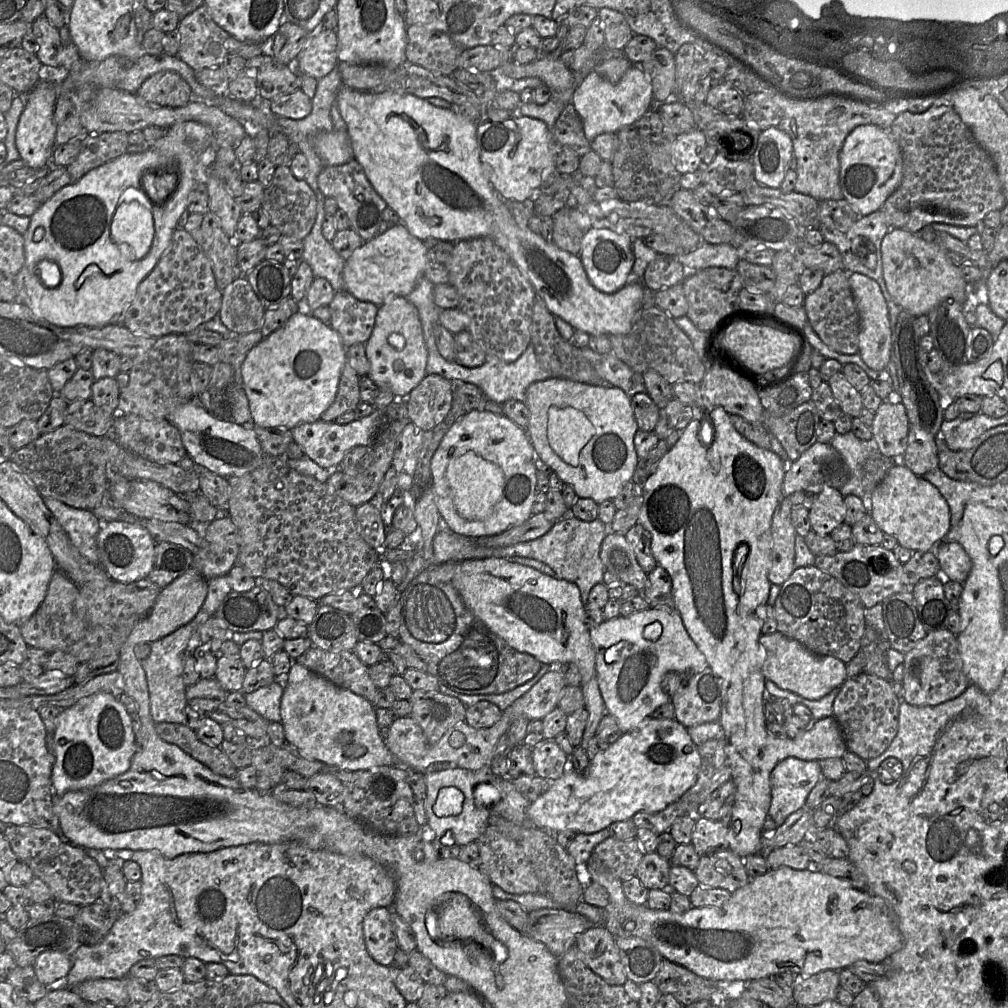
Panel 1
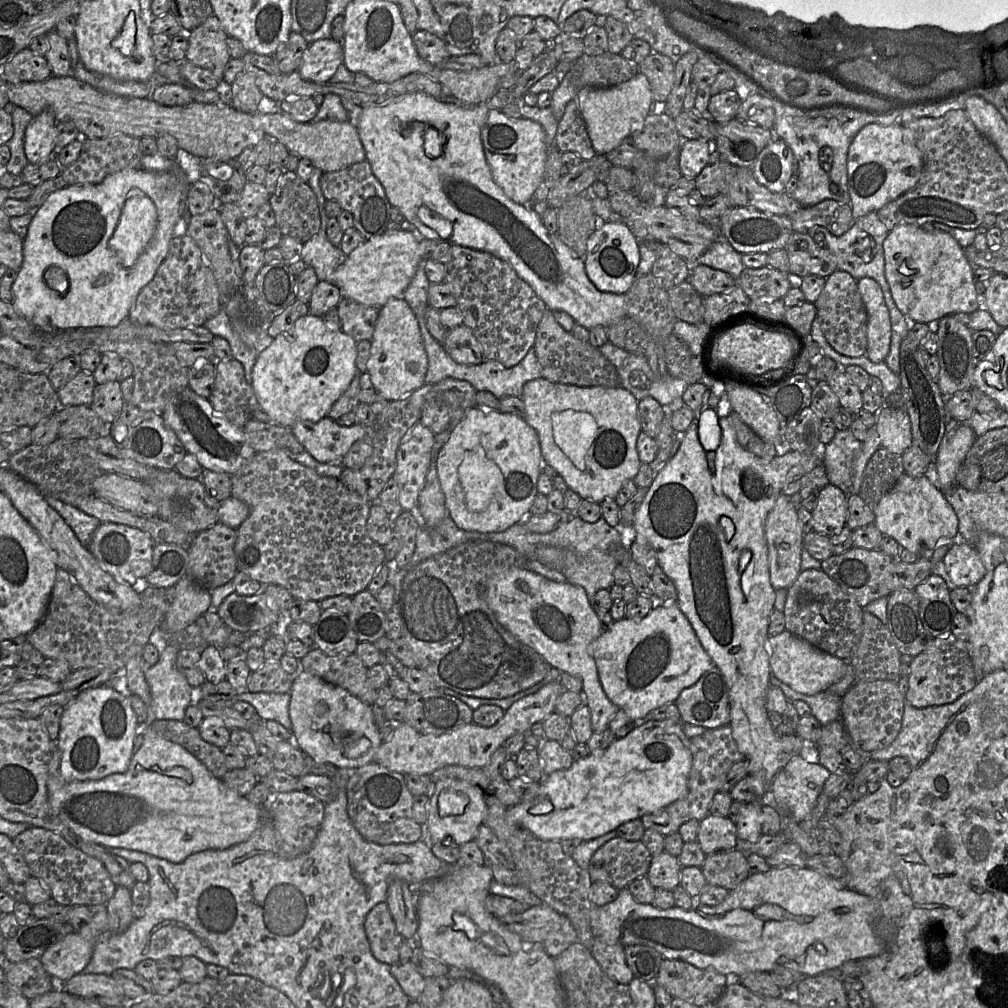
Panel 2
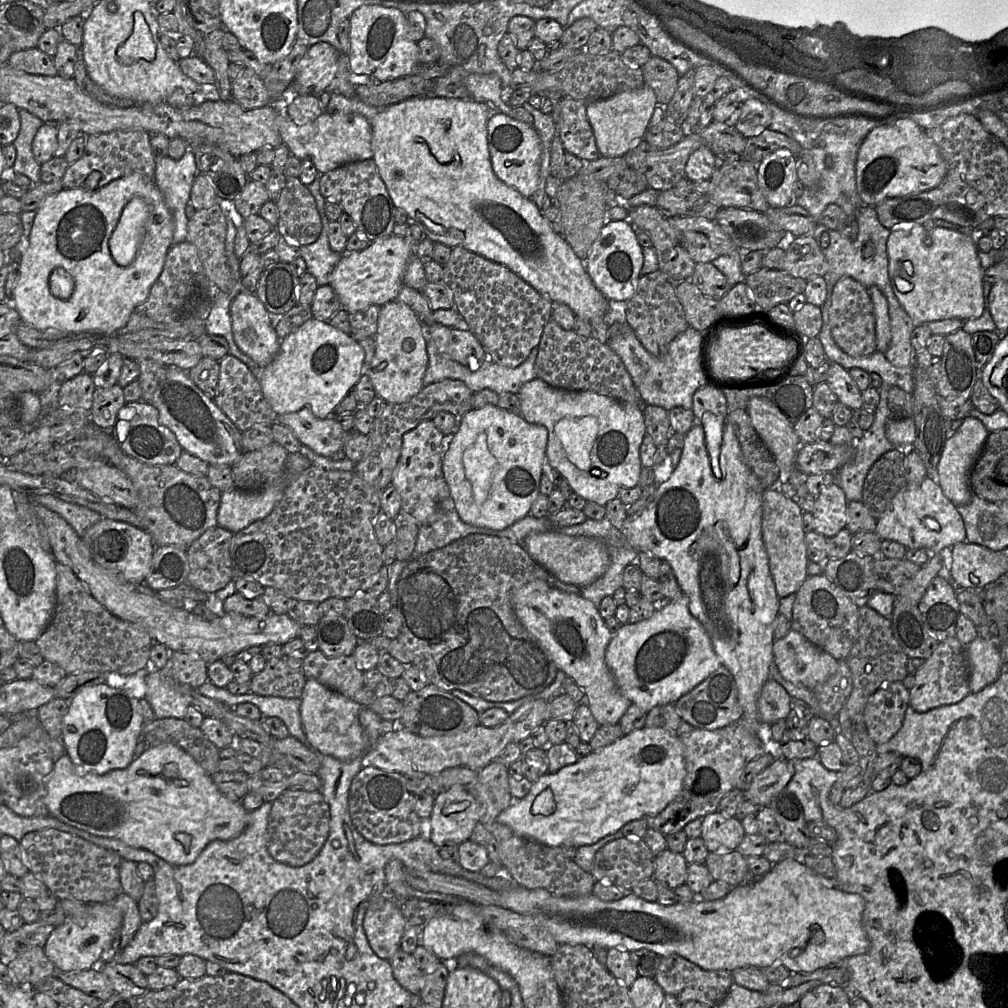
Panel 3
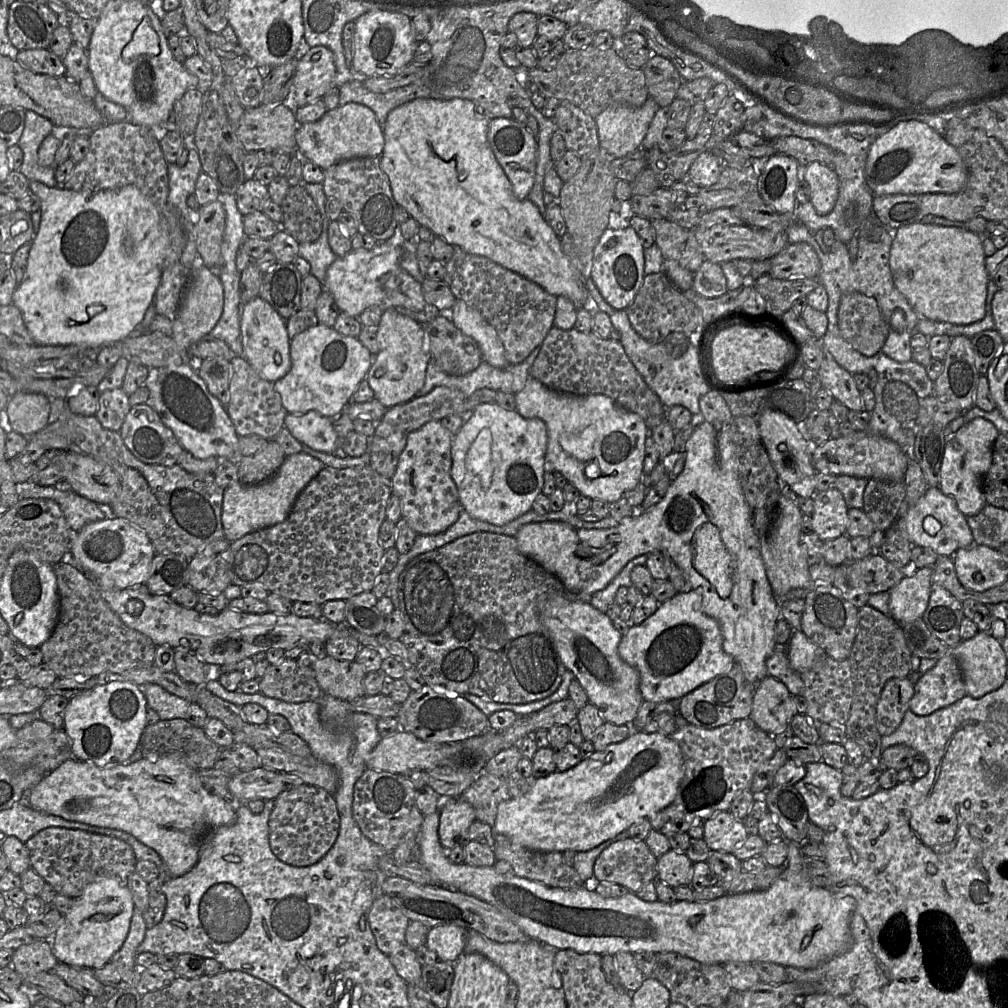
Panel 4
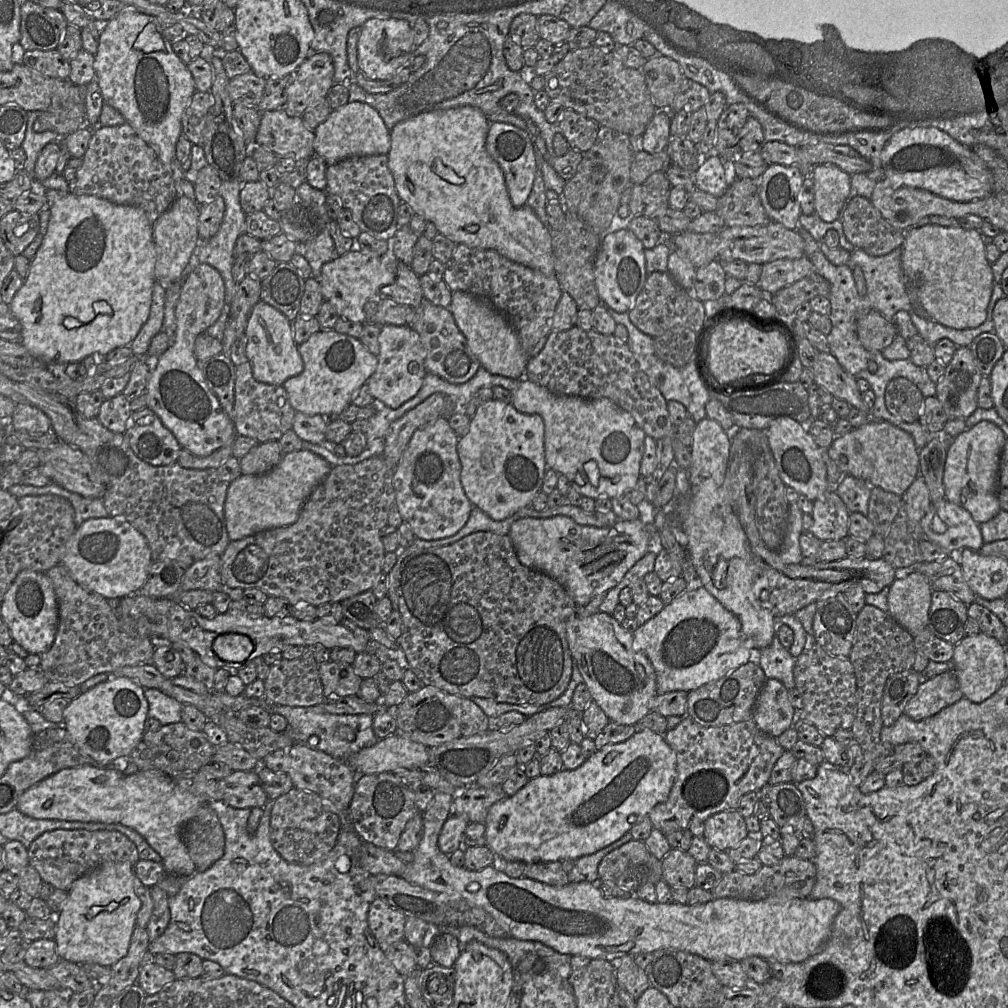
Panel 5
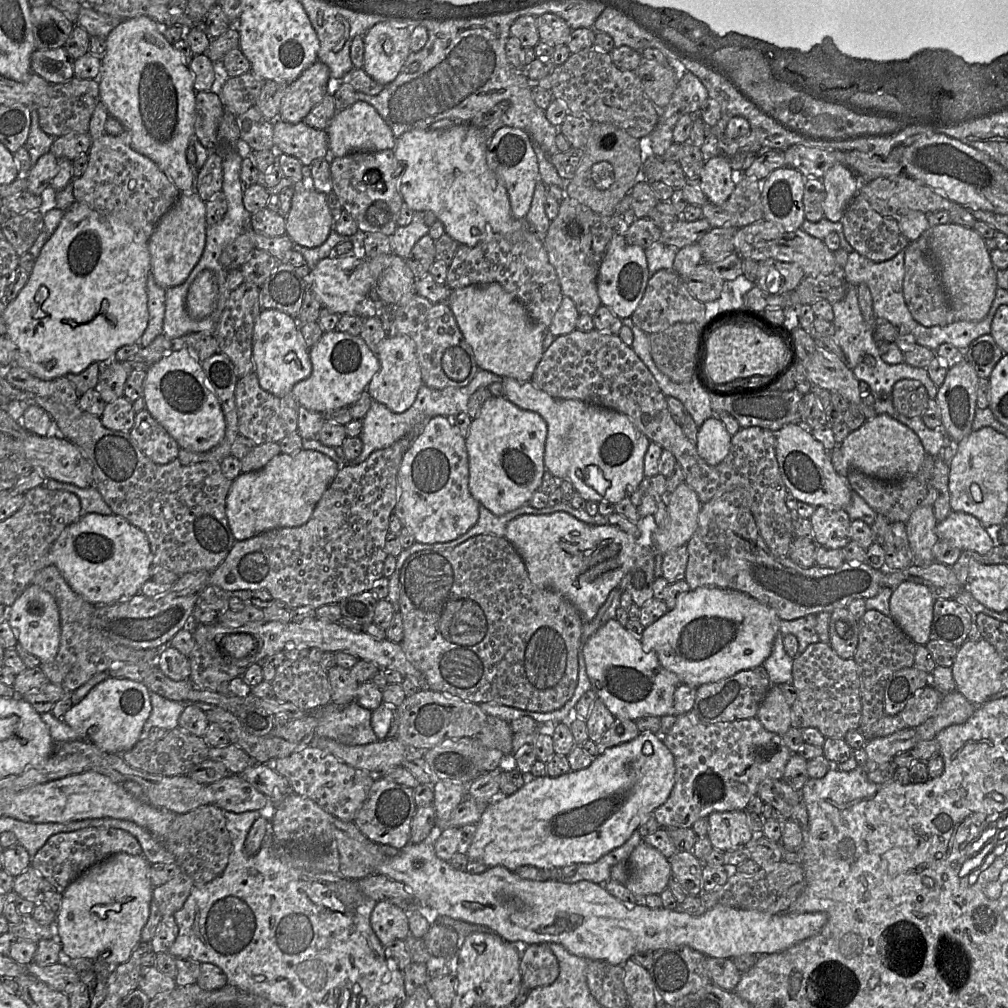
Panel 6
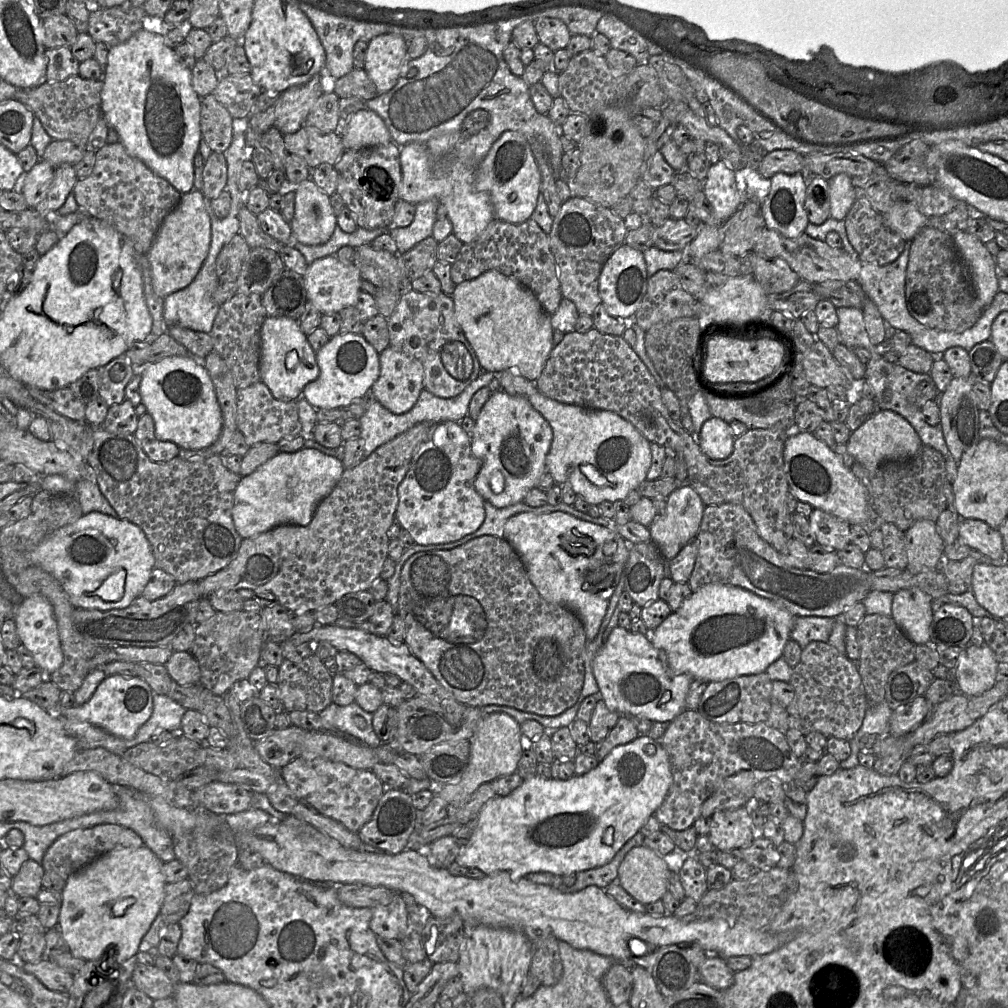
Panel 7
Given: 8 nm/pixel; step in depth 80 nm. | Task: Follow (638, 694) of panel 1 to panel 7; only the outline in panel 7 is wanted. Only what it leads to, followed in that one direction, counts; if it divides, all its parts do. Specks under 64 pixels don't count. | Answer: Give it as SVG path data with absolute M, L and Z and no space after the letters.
M707 584L692 592L677 611L650 631L649 638L654 647L666 653L676 672L688 674L693 679L716 682L766 672L767 667L783 655L784 647L791 639L794 619L785 608L753 592L731 585Z

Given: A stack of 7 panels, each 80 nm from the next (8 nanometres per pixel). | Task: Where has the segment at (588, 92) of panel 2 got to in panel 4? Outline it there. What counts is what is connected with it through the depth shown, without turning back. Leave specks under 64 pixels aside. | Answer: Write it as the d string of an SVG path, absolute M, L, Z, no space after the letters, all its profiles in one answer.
M649 96L640 107L620 105L605 109L595 117L600 147L615 158L637 150L659 108Z

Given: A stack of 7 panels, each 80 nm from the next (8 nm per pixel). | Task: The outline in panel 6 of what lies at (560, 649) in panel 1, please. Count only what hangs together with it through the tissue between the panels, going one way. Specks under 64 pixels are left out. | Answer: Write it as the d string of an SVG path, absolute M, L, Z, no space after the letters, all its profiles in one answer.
M609 619L591 635L583 643L581 653L591 690L616 718L635 721L645 716L673 714L674 692L681 684L680 679L660 664L654 652L645 652L640 638L632 635L617 619Z

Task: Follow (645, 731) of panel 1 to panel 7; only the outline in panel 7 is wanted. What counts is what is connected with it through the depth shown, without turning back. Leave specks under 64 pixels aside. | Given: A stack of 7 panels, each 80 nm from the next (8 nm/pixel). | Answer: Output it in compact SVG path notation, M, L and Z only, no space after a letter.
M640 734L633 741L613 748L610 753L599 762L597 767L586 774L574 775L566 780L543 778L534 775L524 779L522 784L510 794L506 796L496 795L489 799L478 812L473 833L469 841L461 846L455 861L461 866L478 868L486 875L502 870L507 871L513 880L519 880L533 872L549 872L554 876L563 877L565 875L576 874L581 871L602 866L608 863L624 844L640 830L650 816L654 815L656 810L663 803L672 783L673 775L667 752L657 740L652 739L647 734Z

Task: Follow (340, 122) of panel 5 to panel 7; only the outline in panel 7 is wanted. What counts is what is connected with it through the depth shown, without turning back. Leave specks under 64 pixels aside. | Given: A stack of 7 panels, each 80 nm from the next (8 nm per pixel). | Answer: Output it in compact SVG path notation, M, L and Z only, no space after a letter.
M368 108L354 113L339 131L334 132L341 135L345 150L385 145L392 141L391 134L382 118Z

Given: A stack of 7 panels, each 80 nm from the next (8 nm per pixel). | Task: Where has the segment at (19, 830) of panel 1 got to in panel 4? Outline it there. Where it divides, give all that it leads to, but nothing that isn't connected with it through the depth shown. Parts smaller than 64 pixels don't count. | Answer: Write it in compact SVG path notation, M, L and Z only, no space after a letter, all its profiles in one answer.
M48 827L25 843L32 867L57 893L79 897L85 887L98 877L112 876L127 885L128 876L137 862L132 847L115 837L89 833L78 829Z

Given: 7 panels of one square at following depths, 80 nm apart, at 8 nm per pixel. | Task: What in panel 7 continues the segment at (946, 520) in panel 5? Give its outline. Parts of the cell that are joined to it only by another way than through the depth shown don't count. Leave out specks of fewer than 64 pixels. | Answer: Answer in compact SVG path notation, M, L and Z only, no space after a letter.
M962 519L957 540L987 558L1006 560L1000 532L979 519Z

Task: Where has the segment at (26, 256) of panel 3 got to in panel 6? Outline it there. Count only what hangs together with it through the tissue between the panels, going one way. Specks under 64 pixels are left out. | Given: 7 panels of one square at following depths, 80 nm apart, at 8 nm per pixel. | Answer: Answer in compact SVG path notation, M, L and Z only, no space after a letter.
M75 202L64 215L53 234L43 246L39 256L35 259L33 269L25 286L17 297L6 304L3 319L7 326L6 336L16 345L18 353L15 365L24 368L33 376L42 380L53 380L65 377L69 373L79 374L92 363L101 363L110 360L121 347L137 343L142 337L149 323L147 279L151 273L151 256L149 251L149 238L137 232L128 223L102 214L91 207Z

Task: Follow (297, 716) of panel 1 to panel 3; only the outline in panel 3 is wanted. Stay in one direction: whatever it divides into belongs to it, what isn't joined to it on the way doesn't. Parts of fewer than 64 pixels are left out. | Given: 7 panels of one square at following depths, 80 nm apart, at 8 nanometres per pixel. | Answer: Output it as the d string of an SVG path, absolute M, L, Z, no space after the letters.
M307 678L300 701L302 726L308 746L313 750L340 761L350 761L370 749L368 737L359 722L362 705L313 678Z

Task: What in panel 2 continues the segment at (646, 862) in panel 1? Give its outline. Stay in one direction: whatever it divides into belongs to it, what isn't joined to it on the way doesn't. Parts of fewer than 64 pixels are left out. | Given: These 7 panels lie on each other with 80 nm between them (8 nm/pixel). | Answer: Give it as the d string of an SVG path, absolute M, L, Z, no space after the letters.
M663 851L652 857L646 877L654 888L672 891L679 885L681 868L677 857Z

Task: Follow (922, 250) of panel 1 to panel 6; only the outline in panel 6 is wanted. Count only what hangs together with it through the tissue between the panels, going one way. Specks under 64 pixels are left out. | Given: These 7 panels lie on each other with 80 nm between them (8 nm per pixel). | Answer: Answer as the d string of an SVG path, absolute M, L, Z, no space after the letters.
M953 223L930 227L922 236L927 236L930 249L939 264L941 281L948 295L949 304L956 319L955 321L982 320L988 314L998 288L998 269L992 263L984 238L973 228L966 228Z

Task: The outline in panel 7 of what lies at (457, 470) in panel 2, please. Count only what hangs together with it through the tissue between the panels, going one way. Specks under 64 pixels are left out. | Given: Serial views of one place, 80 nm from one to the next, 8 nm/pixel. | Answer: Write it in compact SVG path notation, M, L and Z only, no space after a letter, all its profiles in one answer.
M500 390L492 393L475 421L471 435L471 451L481 461L475 478L476 491L496 508L504 508L523 502L528 492L535 488L539 478L546 471L546 455L553 439L553 431L547 420L522 396L512 396Z

